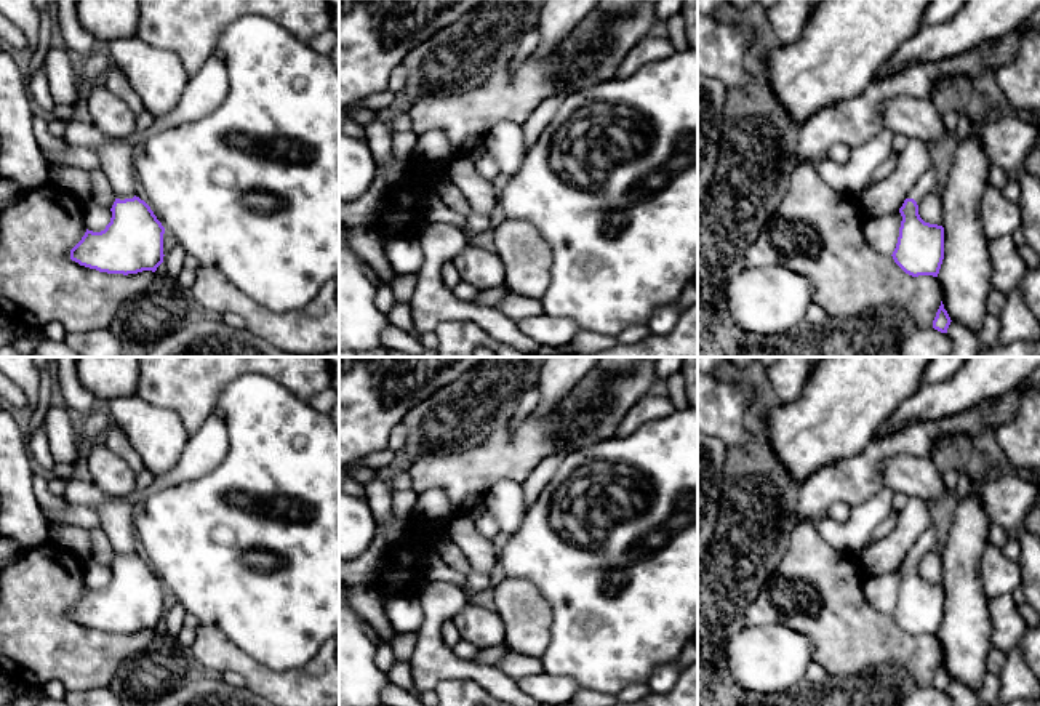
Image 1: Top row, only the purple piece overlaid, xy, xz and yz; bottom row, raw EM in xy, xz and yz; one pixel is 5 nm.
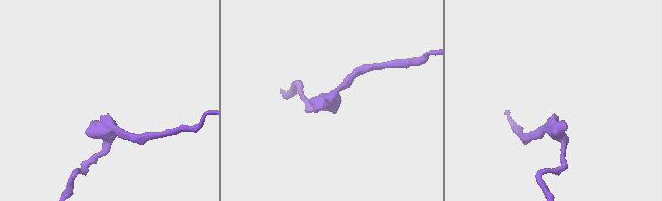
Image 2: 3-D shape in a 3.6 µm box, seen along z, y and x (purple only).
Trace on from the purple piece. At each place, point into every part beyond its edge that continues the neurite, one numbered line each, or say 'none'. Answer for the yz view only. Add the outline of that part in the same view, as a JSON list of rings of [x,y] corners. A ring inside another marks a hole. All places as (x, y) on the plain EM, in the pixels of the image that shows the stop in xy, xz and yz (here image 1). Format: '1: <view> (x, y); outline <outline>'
1: yz (928, 540); outline [[[930,525],[915,541],[912,549],[912,557],[918,560],[923,554],[938,548],[939,538],[936,533],[936,525]]]

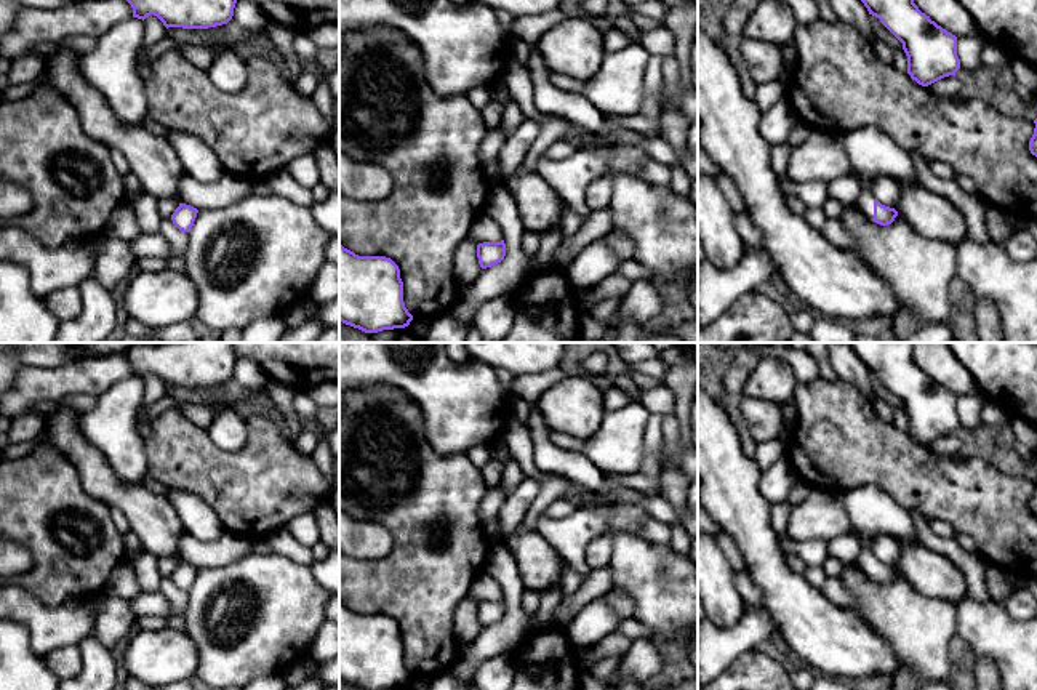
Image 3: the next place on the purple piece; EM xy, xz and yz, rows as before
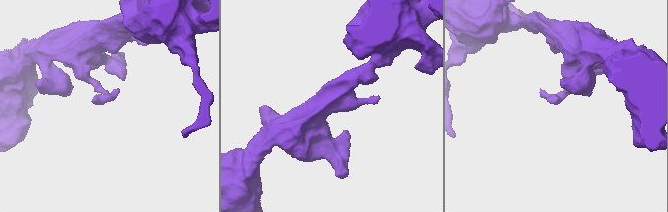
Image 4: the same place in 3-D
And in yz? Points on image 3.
1: yz (872, 514); outline [[[866,485],[842,491],[845,511],[851,520],[853,533],[859,540],[859,557],[856,565],[874,578],[874,551],[871,543],[879,536],[901,541],[920,543],[917,527],[909,511],[895,503],[875,485]]]

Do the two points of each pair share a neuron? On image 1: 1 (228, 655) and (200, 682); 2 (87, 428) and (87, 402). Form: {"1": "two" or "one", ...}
{"1": "two", "2": "two"}

